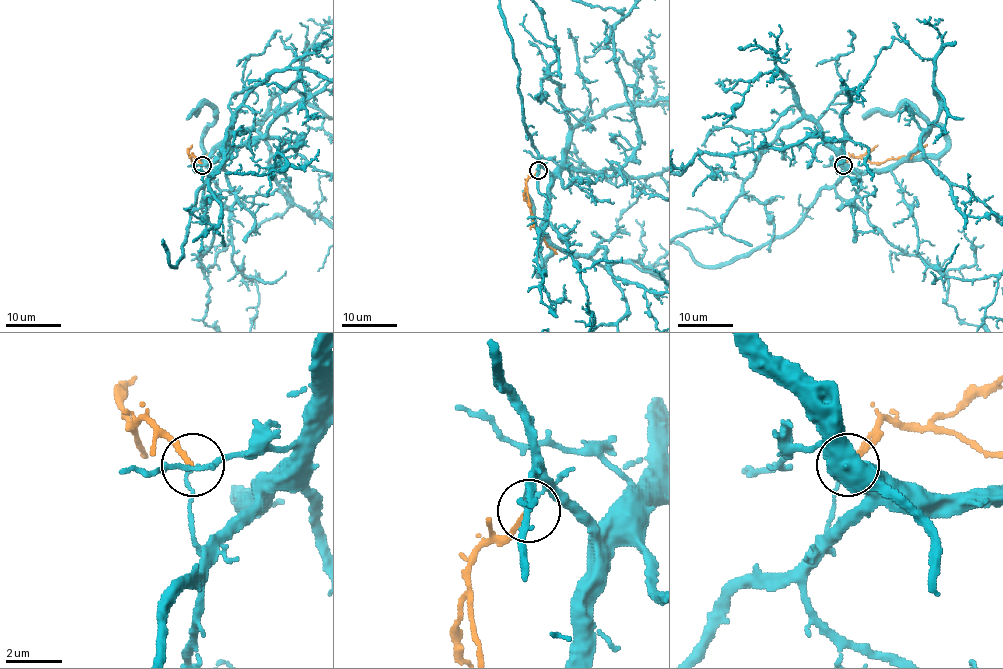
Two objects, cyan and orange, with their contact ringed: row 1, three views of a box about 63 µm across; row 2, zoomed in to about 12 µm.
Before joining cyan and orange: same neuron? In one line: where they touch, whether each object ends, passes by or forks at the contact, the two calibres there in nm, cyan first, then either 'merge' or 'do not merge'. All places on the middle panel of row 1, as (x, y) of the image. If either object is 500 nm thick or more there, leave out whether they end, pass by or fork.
at (538, 170); cyan ends there; orange ends there; 100 nm thick on the cyan side, 180 nm on the other; do not merge

